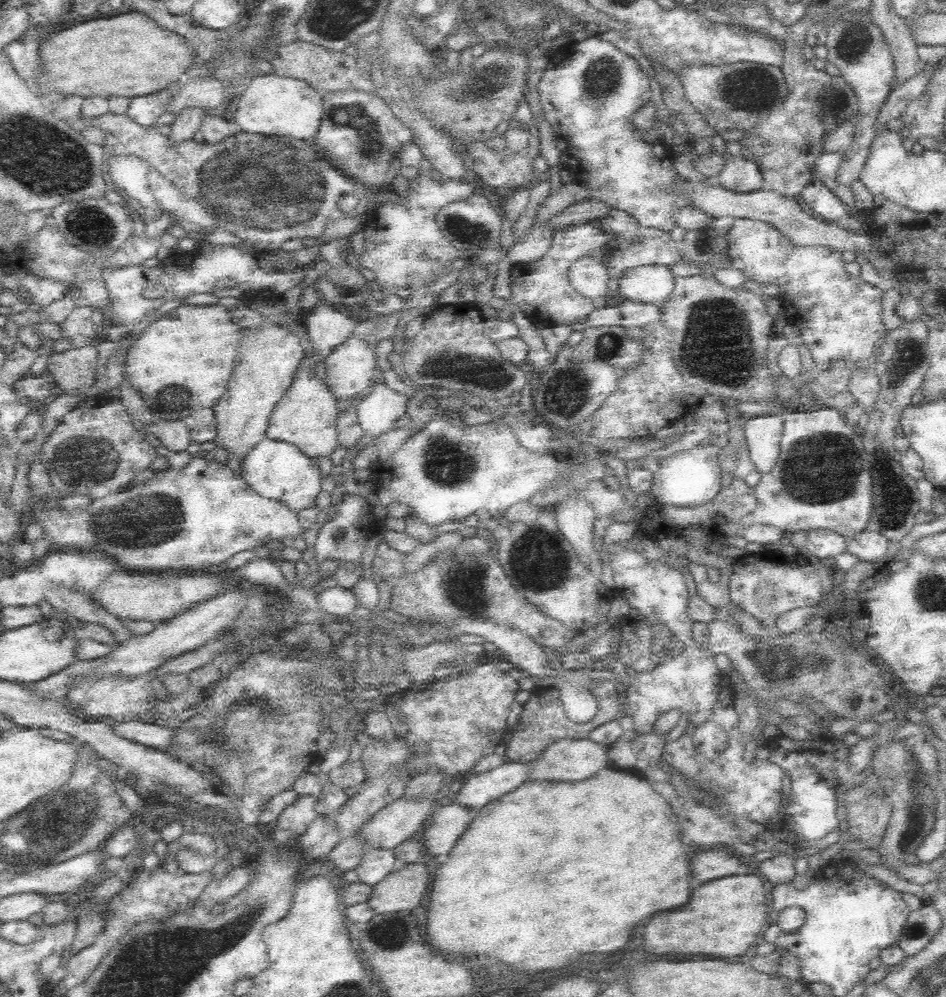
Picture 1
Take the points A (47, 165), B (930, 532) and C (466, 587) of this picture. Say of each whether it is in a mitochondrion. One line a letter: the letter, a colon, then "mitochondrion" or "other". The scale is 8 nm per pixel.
A: mitochondrion
B: other
C: mitochondrion

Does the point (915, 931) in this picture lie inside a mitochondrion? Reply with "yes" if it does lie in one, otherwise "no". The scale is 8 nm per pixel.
no

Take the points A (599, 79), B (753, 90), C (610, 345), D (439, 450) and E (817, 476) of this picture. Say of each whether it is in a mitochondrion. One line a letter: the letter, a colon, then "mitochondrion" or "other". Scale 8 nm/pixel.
A: mitochondrion
B: mitochondrion
C: mitochondrion
D: mitochondrion
E: mitochondrion

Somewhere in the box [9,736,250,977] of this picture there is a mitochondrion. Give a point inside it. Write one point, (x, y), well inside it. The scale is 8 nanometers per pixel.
(59, 824)

